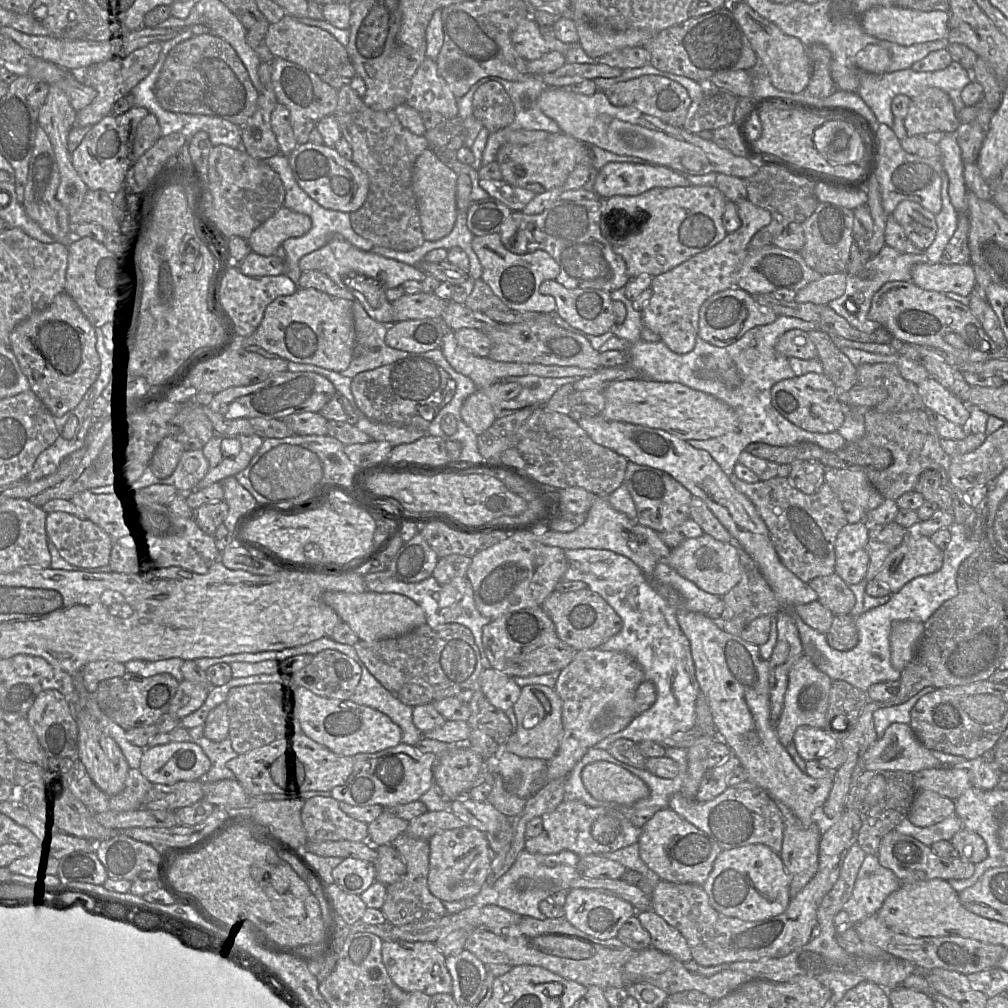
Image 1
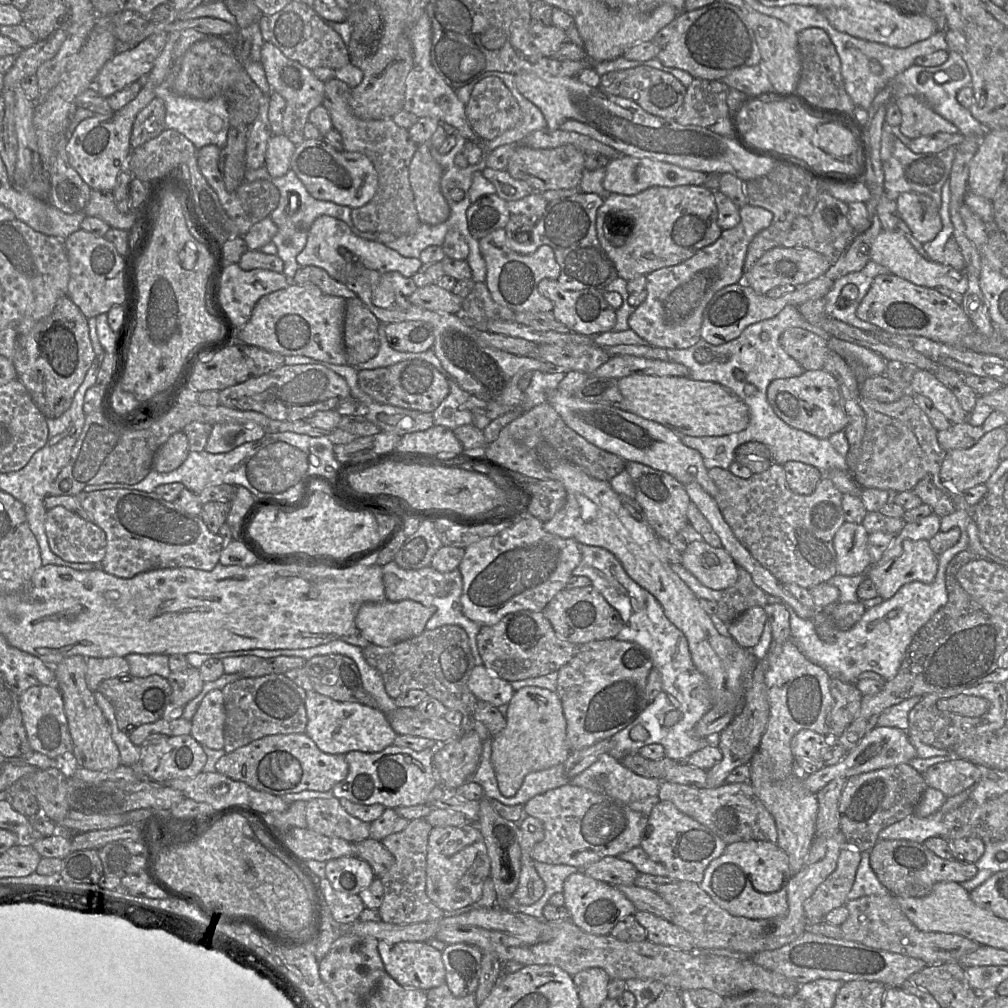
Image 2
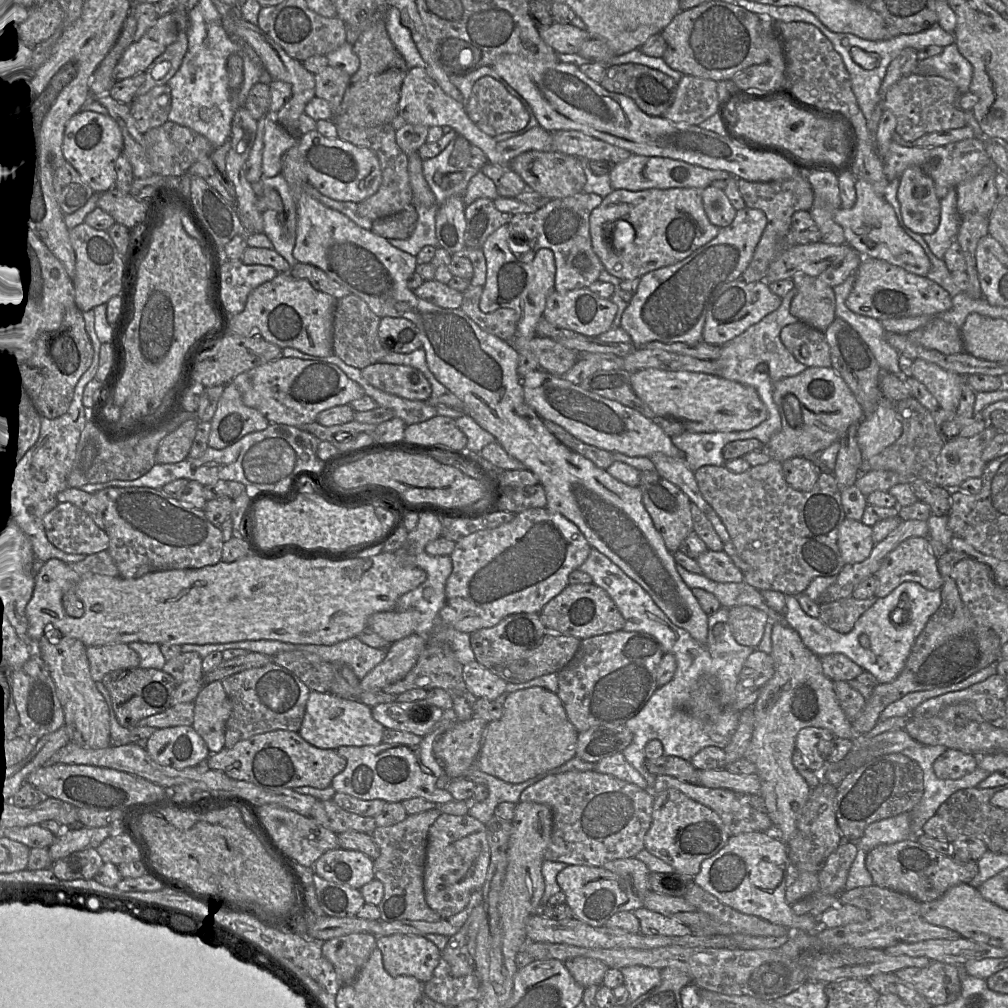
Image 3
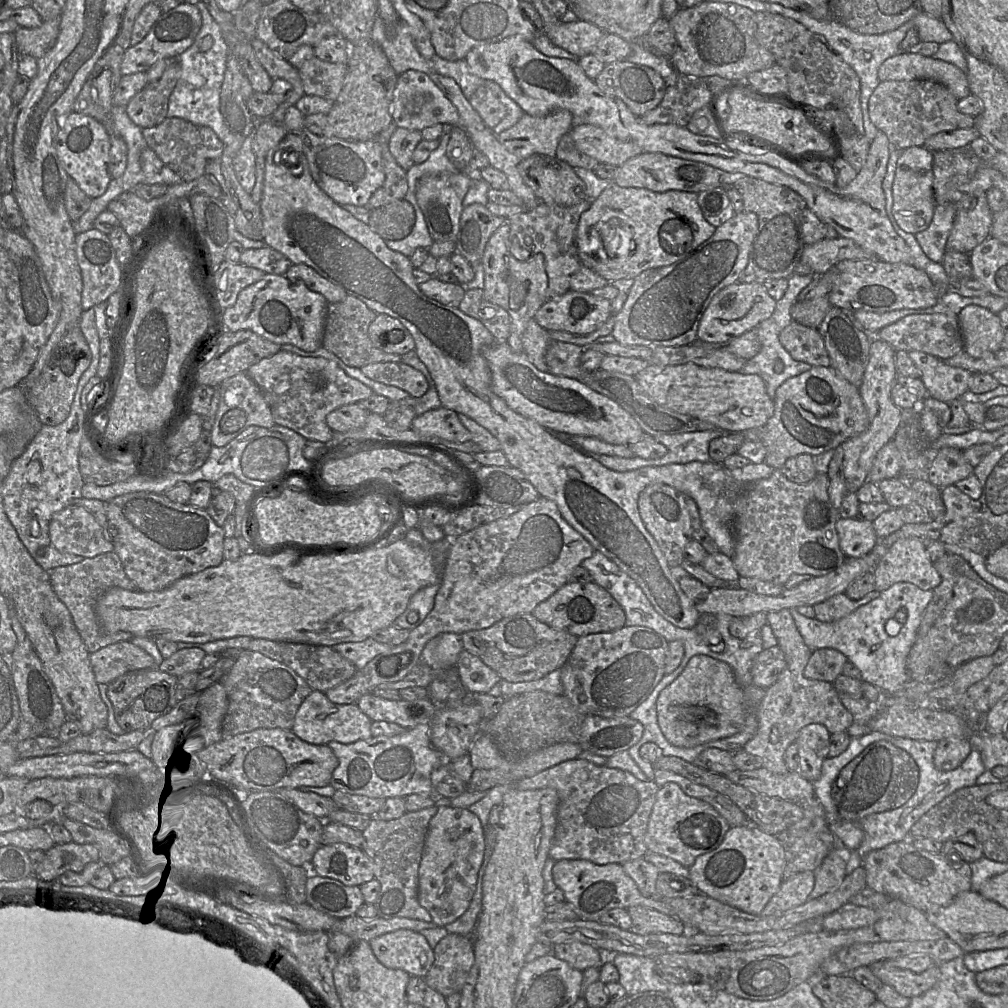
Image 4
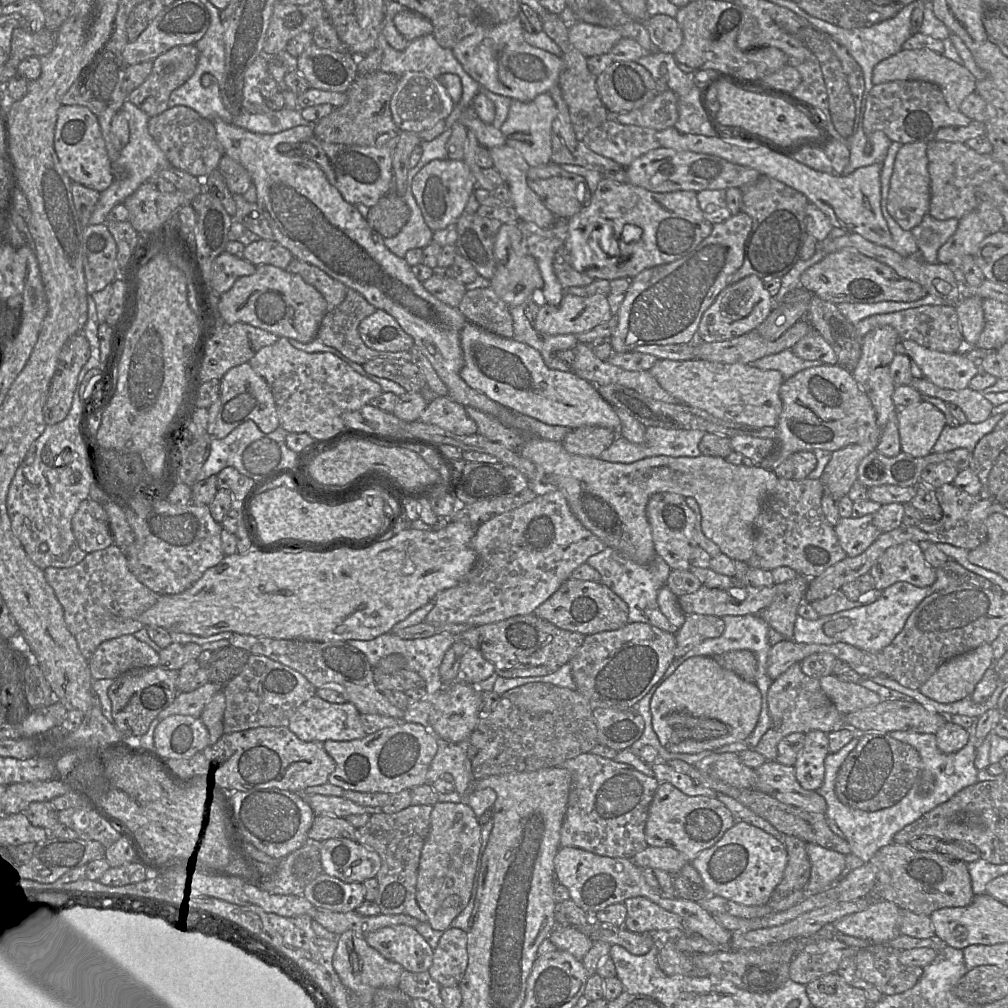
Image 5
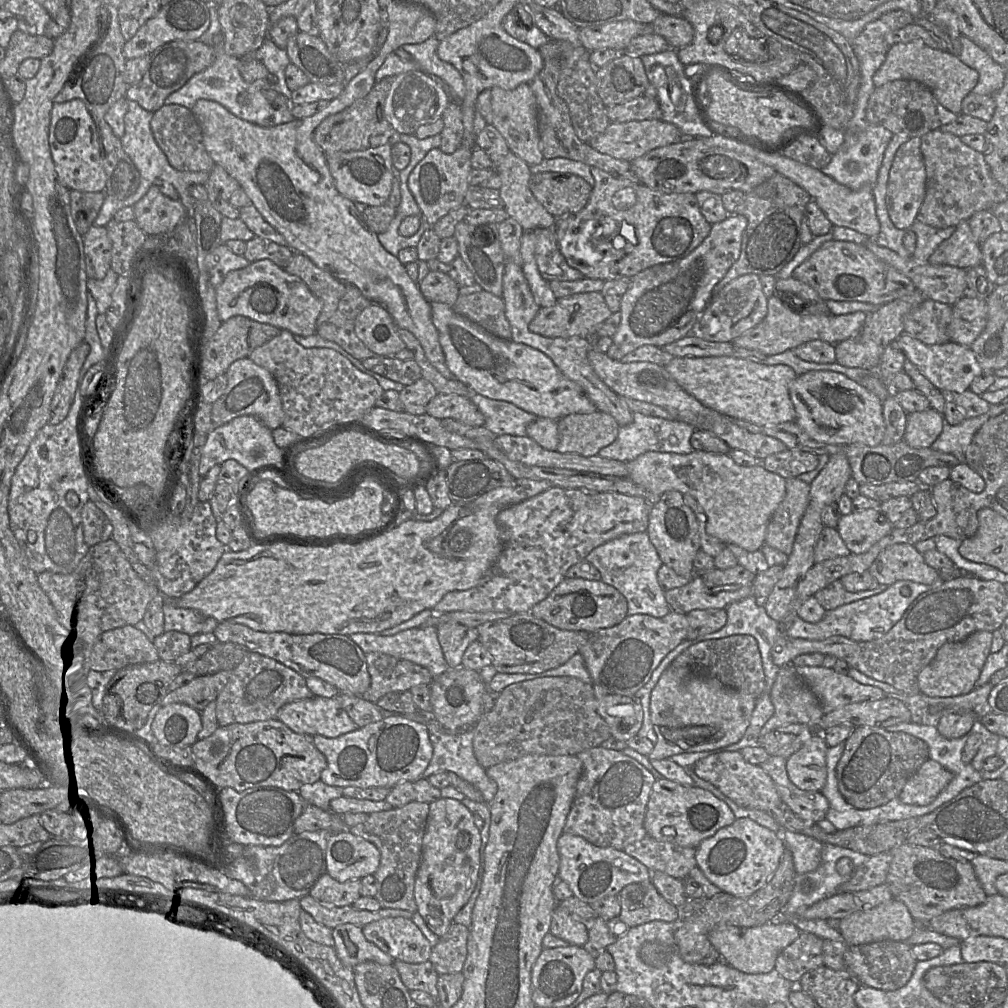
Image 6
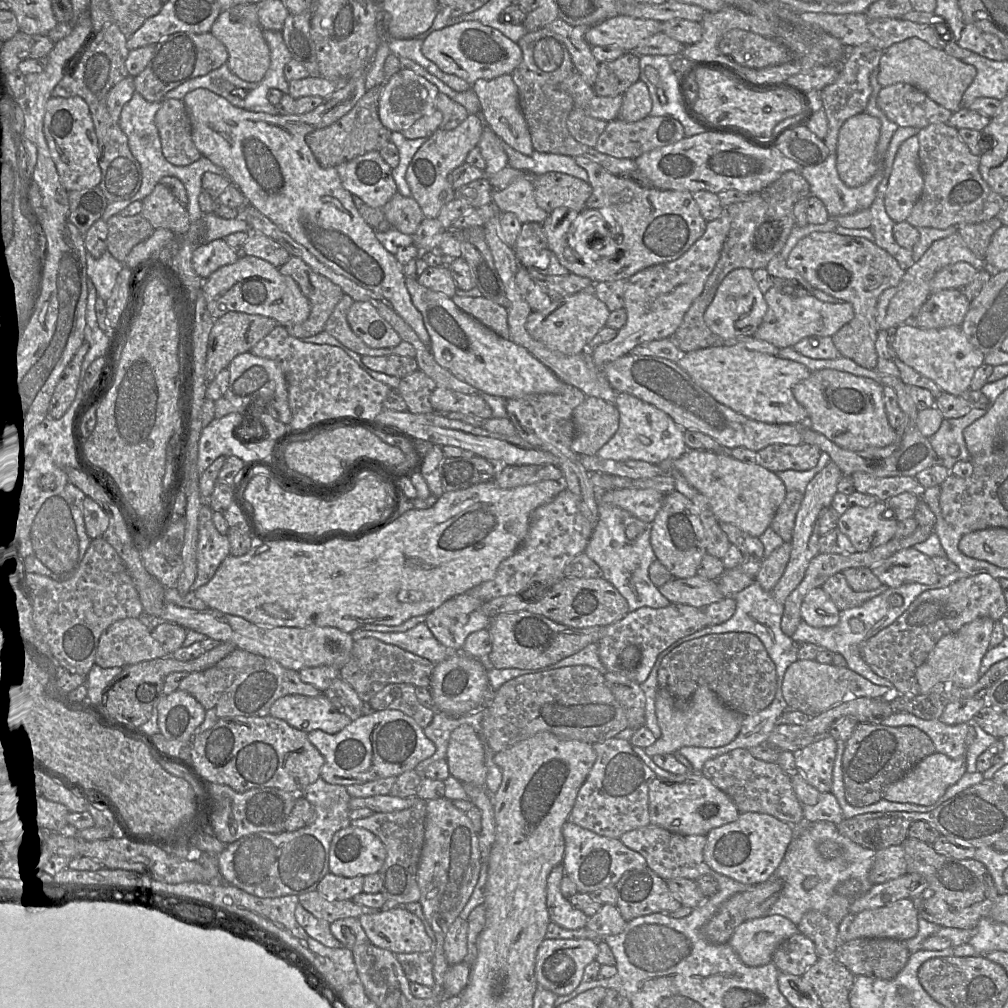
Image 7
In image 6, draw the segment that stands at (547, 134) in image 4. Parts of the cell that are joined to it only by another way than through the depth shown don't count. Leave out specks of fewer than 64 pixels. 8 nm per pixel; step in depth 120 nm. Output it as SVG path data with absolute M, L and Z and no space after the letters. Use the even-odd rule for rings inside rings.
M528 83L514 89L493 87L491 90L492 125L506 140L511 152L523 159L529 166L539 164L543 159L537 126L537 104Z

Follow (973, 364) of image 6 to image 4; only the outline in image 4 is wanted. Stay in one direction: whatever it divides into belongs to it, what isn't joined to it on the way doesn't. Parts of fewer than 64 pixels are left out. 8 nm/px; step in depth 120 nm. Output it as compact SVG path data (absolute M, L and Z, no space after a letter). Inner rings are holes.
M911 350L907 354L920 371L919 378L930 397L949 404L969 391L971 372L947 365L942 359L924 352Z

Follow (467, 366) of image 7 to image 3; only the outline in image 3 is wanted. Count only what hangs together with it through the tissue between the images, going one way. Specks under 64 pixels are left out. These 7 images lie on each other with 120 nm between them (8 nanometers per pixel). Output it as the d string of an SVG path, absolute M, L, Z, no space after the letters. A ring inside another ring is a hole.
M542 369L529 372L521 378L523 386L524 400L538 416L543 420L549 420L564 428L580 441L595 446L597 448L618 452L631 457L648 457L656 453L661 453L672 458L682 458L681 451L672 443L671 437L667 435L661 427L652 420L643 416L640 412L622 405L597 394L588 392L575 385L562 376L551 375Z

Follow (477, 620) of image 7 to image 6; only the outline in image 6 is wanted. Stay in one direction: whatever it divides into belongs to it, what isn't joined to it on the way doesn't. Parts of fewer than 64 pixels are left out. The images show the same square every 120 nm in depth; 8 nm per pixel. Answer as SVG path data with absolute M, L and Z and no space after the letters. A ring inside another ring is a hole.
M446 622L439 625L437 635L450 669L462 667L465 650L470 643L478 640L477 627L467 627L457 622Z

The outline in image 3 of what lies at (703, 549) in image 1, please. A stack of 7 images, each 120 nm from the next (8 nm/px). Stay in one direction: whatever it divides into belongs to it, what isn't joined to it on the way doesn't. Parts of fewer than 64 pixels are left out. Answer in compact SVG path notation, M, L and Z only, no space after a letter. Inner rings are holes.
M707 549L696 558L696 561L702 569L703 575L712 581L720 583L743 582L743 573L723 550Z

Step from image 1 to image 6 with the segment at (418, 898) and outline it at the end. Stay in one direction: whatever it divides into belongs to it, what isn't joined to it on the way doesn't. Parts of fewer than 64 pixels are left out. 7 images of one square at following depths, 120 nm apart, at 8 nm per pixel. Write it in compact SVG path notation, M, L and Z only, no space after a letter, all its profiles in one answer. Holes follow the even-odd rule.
M412 801L399 808L371 813L366 821L349 828L352 834L373 843L380 852L380 865L373 875L377 880L375 897L382 908L418 911L414 889L428 813L429 803Z

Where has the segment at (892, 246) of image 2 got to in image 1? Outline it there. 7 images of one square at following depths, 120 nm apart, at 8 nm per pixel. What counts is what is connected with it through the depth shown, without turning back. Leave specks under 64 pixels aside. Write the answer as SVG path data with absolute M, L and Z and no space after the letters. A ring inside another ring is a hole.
M918 263L913 266L911 281L918 287L940 293L953 292L969 297L975 287L973 265Z

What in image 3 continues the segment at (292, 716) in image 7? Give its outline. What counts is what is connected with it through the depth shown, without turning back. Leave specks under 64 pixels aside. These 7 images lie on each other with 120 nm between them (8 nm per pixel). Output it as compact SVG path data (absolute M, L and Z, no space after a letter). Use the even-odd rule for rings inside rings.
M311 691L305 715L298 733L308 743L321 749L341 746L373 746L383 742L385 727L373 718L371 707L358 701L344 699L330 692Z

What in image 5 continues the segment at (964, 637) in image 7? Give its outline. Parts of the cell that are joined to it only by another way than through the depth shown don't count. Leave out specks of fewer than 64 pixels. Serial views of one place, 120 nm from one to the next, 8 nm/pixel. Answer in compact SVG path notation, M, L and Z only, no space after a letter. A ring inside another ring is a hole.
M982 644L941 665L919 690L924 696L940 703L971 697L986 670L994 663L991 644Z

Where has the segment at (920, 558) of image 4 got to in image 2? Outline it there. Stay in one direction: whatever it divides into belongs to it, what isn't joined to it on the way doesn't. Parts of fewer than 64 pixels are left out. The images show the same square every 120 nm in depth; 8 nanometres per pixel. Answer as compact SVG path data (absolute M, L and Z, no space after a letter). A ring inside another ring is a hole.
M928 540L906 541L898 556L884 564L871 566L867 575L875 584L879 596L888 600L910 582L932 583L938 571L938 557Z

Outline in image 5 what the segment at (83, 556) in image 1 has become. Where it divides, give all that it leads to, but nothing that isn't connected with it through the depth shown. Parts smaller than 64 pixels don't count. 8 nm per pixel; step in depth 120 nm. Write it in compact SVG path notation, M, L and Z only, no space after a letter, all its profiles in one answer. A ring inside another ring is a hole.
M91 498L81 502L72 519L72 530L79 547L87 554L113 544L107 513Z

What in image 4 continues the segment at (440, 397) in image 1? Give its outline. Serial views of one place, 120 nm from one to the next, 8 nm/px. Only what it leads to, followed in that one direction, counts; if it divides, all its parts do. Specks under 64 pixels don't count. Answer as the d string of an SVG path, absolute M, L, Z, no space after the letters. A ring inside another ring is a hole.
M402 362L370 363L360 369L368 378L398 387L415 398L424 395L429 388L423 373Z

